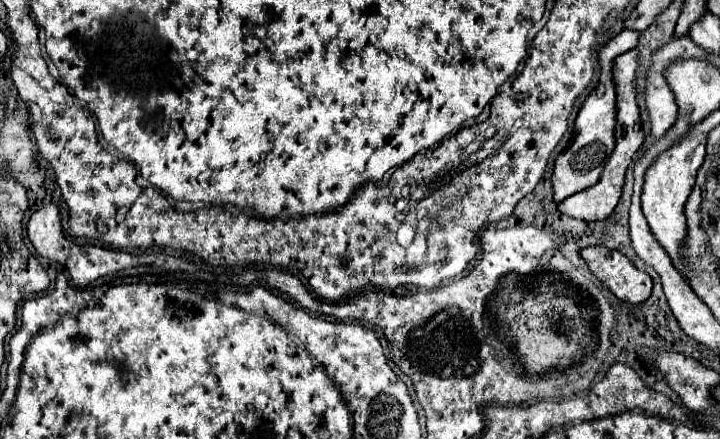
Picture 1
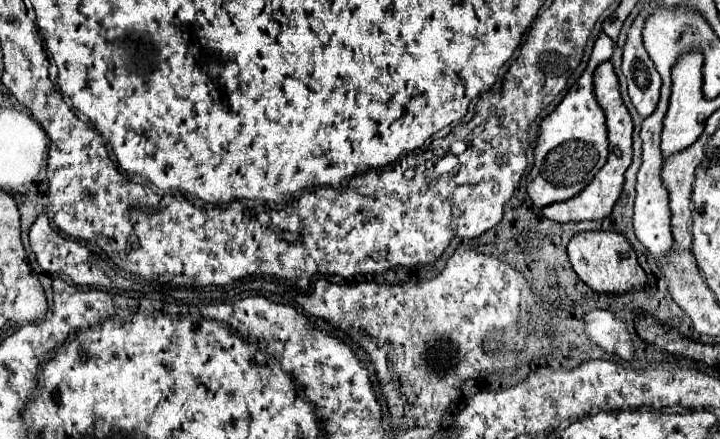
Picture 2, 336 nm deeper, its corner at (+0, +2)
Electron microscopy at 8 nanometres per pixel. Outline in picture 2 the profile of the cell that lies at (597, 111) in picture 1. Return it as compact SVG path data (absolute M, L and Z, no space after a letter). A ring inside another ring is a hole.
M601 33L593 45L593 53L589 63L575 83L565 95L565 99L557 105L553 113L549 113L541 125L535 145L535 163L527 175L527 193L537 207L547 207L551 203L567 201L581 193L595 177L595 173L605 165L609 157L609 141L603 109L595 101L593 93L593 71L603 61L611 59L613 41Z

